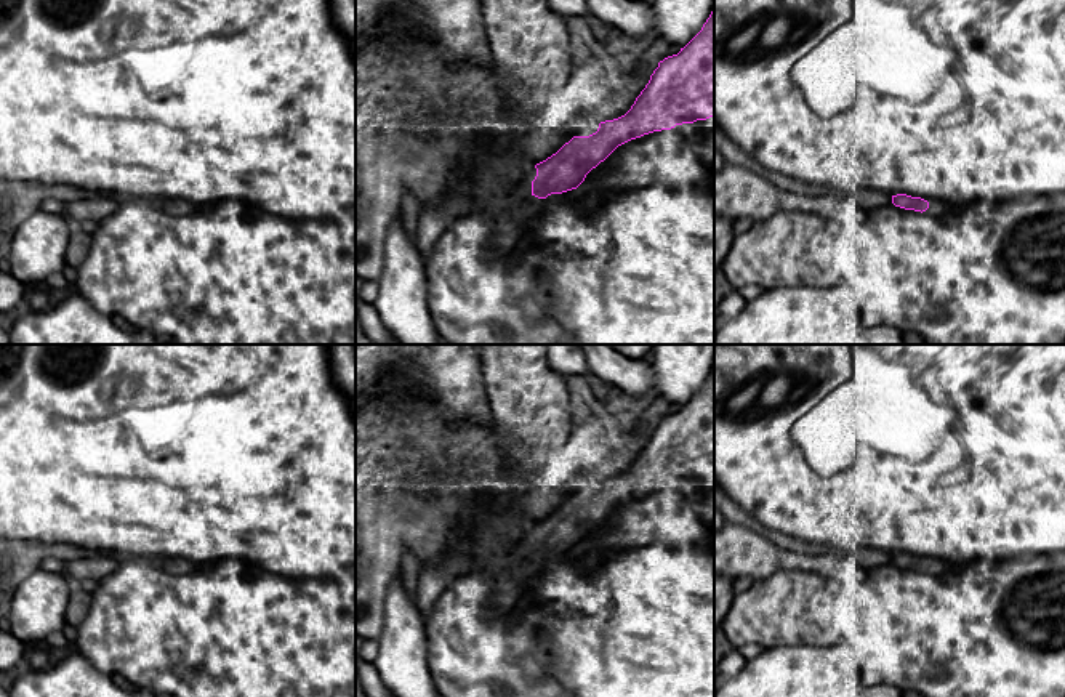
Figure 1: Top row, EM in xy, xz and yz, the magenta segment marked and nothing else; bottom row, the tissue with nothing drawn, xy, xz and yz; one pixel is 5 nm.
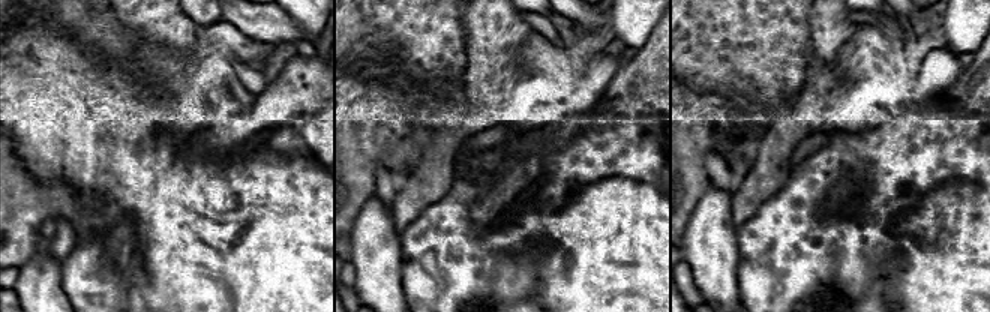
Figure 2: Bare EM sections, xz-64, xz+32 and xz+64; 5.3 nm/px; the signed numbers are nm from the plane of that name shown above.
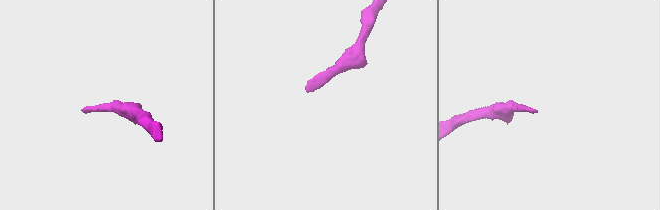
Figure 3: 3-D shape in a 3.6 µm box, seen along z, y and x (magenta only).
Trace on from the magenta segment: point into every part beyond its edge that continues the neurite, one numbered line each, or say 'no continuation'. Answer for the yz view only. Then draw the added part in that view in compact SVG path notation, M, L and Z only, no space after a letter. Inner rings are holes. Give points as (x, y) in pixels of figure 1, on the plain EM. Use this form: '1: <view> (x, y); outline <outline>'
1: yz (936, 568); outline M927 559L927 561L929 561L929 567L922 570L924 574L938 577L951 569L951 566L946 564L945 561L940 559Z

